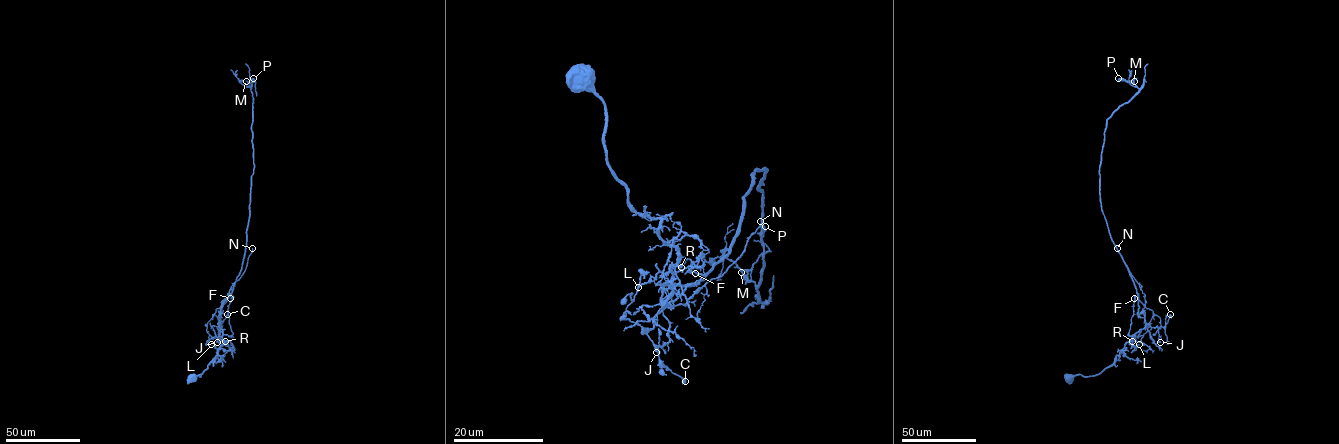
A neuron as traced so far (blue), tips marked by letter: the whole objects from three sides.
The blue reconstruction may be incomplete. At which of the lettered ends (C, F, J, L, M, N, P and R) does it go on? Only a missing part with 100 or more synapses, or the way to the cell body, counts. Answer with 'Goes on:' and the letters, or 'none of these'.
Goes on: none of these

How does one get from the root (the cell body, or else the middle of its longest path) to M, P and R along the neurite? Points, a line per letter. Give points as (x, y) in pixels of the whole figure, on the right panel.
M: (1069, 378), (1100, 373), (1145, 326), (1144, 305), (1111, 239), (1100, 194), (1107, 120), (1138, 91), (1134, 81)
P: (1069, 378), (1100, 373), (1145, 326), (1144, 305), (1111, 239), (1100, 198), (1107, 120), (1138, 90), (1118, 78)
R: (1069, 378), (1100, 373), (1113, 363), (1126, 343), (1132, 341)

